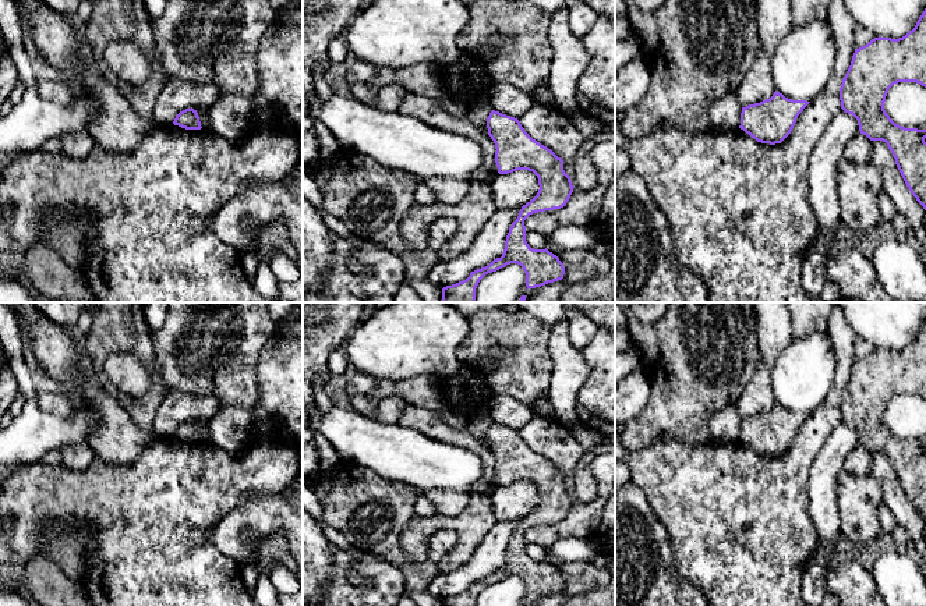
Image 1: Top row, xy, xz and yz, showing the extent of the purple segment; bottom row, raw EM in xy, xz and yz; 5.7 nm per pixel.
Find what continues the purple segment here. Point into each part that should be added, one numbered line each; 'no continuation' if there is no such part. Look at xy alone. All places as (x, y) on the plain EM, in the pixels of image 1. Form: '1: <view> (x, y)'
no continuation

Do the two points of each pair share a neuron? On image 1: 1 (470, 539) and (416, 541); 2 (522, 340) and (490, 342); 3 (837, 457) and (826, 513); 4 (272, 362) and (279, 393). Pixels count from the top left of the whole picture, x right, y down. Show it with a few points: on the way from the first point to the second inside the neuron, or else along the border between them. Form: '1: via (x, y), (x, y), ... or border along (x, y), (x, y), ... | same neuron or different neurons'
1: via (456, 525), (453, 523), (434, 523), (430, 527) | same neuron
2: via (513, 340), (498, 340) | same neuron
3: via (826, 471), (826, 499) | same neuron
4: via (279, 369), (279, 386) | same neuron

